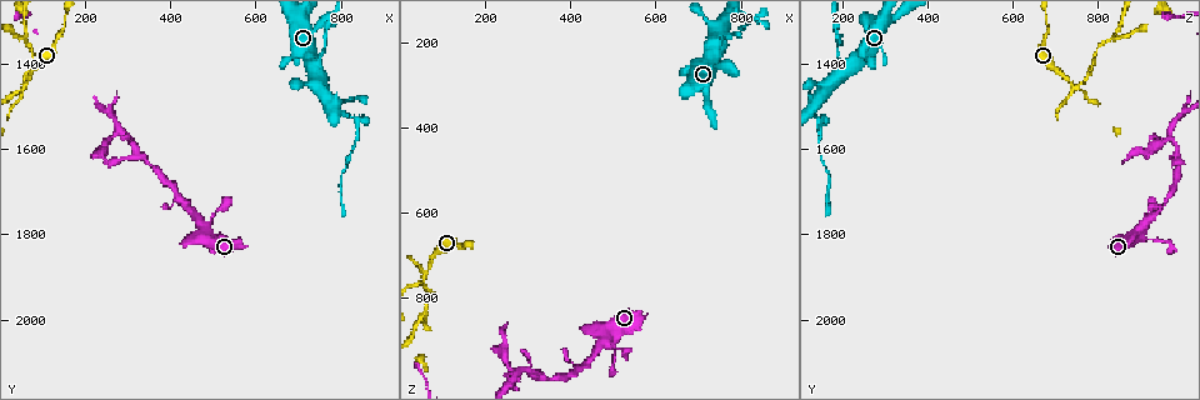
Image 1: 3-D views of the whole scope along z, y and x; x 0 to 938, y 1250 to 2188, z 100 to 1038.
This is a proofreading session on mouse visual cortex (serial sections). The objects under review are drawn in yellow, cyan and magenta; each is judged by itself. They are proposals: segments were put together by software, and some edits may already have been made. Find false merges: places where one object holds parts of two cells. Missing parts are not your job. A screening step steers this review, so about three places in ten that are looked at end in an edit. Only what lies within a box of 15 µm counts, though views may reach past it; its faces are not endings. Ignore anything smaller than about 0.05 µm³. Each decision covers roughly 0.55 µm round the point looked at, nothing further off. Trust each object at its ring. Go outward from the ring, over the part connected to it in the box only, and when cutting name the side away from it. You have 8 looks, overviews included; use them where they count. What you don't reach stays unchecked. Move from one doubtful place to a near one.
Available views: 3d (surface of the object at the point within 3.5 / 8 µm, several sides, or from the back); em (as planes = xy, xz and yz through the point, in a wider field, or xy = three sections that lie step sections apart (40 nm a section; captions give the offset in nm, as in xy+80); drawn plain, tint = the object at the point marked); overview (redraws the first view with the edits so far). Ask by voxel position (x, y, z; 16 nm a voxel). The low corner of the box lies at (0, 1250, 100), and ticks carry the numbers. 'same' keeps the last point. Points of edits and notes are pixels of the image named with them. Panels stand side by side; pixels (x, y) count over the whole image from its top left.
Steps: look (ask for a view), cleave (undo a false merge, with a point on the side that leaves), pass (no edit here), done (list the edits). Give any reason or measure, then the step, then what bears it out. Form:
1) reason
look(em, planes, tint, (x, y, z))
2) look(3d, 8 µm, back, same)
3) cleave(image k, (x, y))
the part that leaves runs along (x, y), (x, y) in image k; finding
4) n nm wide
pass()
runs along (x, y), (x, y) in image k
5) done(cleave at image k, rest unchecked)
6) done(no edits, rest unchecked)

sudden change in width
look(3d, 3.5 µm, (500, 1750, 920))

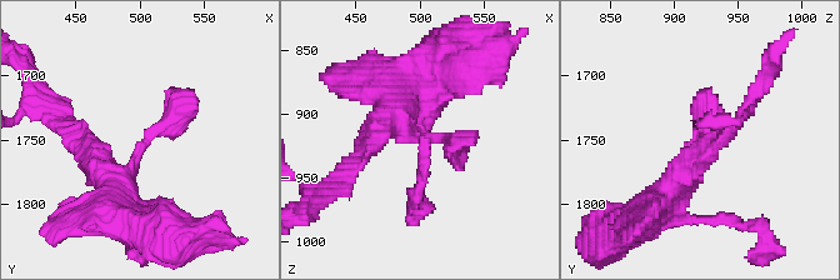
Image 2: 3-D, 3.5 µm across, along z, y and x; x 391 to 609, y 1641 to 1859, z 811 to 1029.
shape alone is not enough
look(em, xy, step 1, tint, (508, 1746, 916))

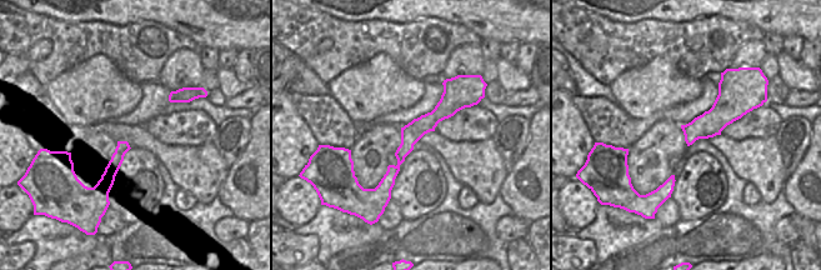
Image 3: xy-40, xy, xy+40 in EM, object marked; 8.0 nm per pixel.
pass()
runs along (450, 83), (450, 100), (379, 191) in image 3; all the same cell

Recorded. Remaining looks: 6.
sharp bend
look(3d, 8 µm, (280, 1555, 975))

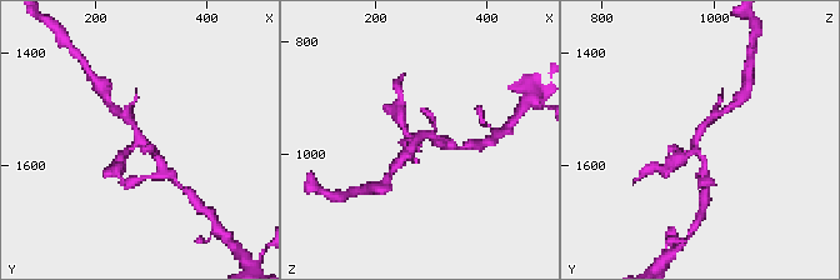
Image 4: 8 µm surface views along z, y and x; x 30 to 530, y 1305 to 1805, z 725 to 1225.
closer look
look(3d, 3.5 µm, (280, 1555, 965))

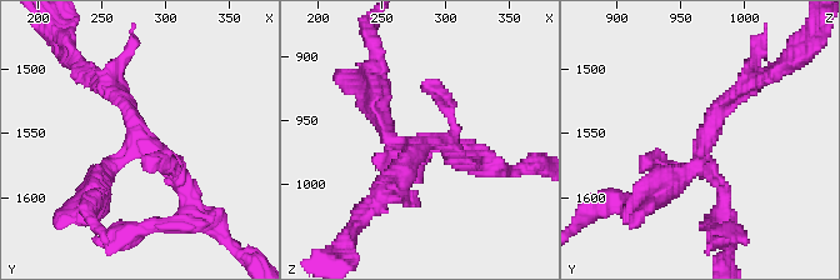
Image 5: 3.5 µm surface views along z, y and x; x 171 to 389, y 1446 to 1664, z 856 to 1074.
look(em, xy, step 5, tint, (282, 1556, 970))

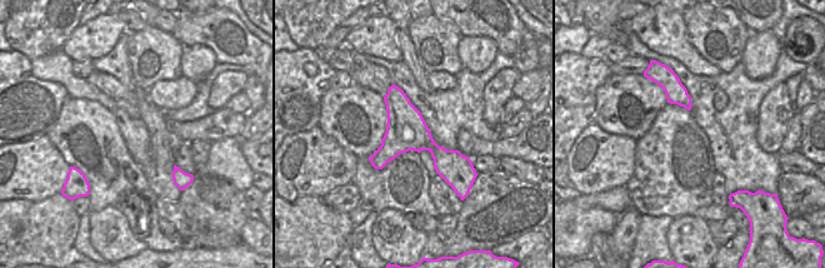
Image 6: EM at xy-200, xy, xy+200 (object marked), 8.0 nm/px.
pass()
continuous, no second cell

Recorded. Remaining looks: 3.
three-way junction
look(em, xy, step 5, tint, (745, 1390, 205))

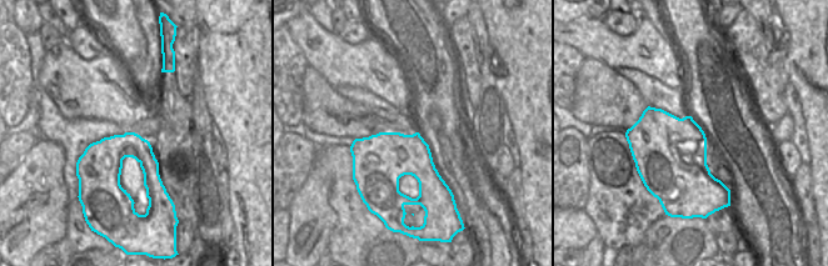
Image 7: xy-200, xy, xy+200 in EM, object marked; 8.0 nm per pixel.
look(3d, 3.5 µm, same)

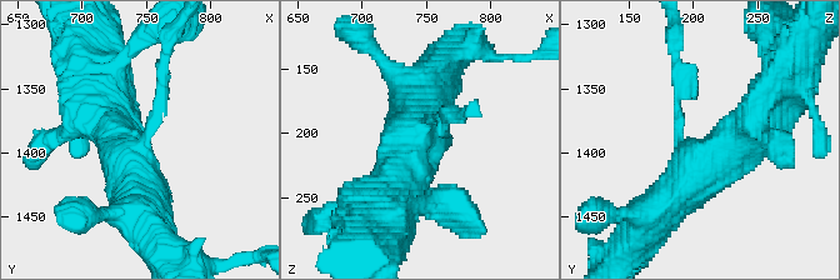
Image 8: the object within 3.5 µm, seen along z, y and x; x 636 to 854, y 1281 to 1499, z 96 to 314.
380 nm wide
pass()
runs along (775, 96), (660, 208) in image 8; one cell here

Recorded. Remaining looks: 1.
done(no edits, rest unchecked)

